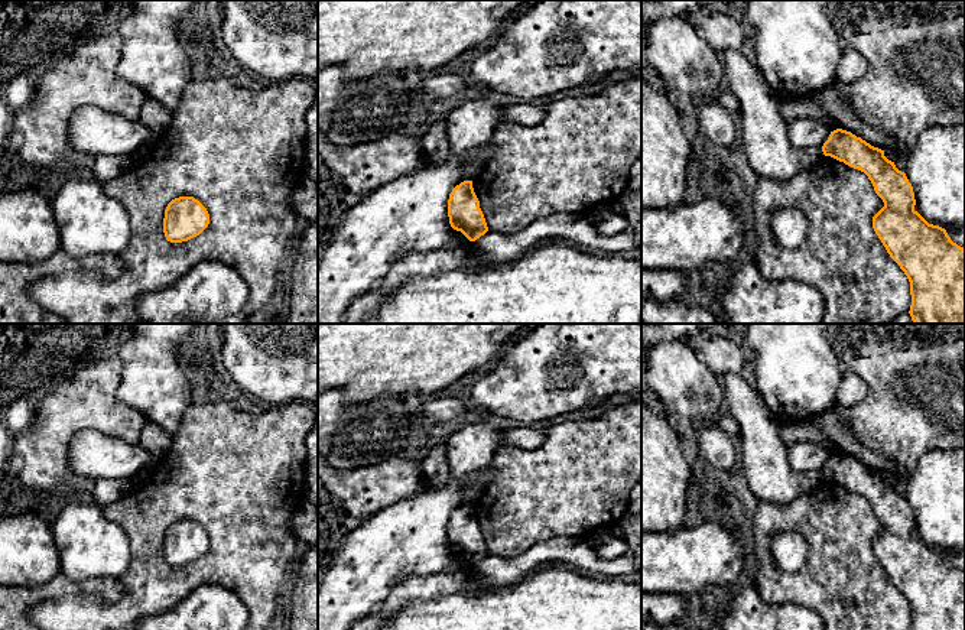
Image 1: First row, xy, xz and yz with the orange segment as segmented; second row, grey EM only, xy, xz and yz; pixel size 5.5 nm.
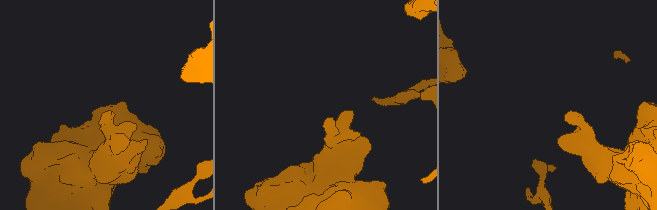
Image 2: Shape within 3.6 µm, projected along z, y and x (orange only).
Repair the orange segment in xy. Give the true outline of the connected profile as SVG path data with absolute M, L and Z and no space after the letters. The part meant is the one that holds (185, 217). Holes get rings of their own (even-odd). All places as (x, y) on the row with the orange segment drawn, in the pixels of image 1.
M194 197L172 199L163 218L163 233L168 241L182 243L199 236L209 224L207 208Z

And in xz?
M464 181L449 194L448 217L454 230L475 241L488 231L472 181Z

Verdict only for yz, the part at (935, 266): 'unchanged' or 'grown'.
unchanged

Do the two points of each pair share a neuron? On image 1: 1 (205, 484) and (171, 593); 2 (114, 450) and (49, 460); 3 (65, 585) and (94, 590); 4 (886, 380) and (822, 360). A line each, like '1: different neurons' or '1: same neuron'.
1: same neuron
2: different neurons
3: same neuron
4: different neurons

